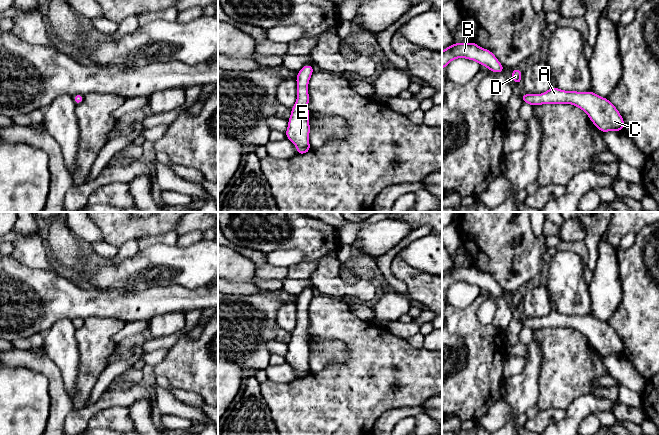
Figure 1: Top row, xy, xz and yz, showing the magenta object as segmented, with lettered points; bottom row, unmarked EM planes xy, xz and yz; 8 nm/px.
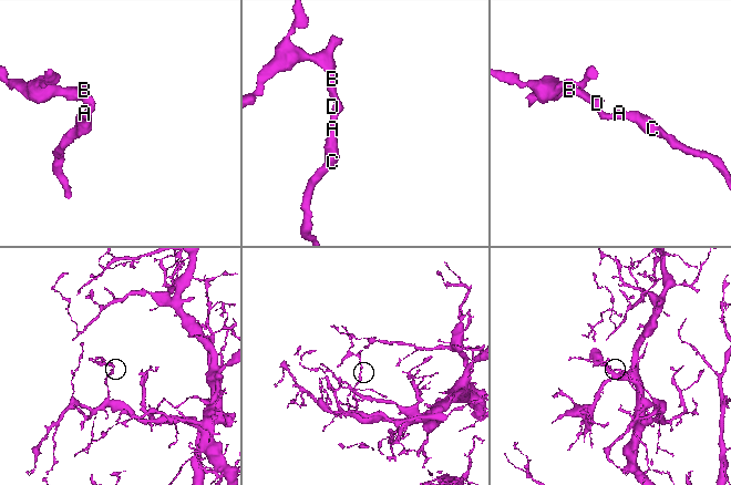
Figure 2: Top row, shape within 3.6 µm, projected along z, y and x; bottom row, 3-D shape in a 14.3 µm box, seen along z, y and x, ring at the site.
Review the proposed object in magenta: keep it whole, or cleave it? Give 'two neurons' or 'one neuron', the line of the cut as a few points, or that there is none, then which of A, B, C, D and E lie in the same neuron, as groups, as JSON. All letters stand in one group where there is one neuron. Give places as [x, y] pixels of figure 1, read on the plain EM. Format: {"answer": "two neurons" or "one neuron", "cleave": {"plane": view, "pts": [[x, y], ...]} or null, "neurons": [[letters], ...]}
{"answer": "one neuron", "cleave": null, "neurons": [["A", "B", "C", "D", "E"]]}

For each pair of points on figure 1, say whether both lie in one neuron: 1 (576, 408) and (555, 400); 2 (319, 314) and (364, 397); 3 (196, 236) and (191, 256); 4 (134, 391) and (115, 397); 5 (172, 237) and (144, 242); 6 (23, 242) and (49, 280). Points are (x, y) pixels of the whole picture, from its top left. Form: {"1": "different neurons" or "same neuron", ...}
{"1": "different neurons", "2": "same neuron", "3": "different neurons", "4": "same neuron", "5": "same neuron", "6": "different neurons"}

